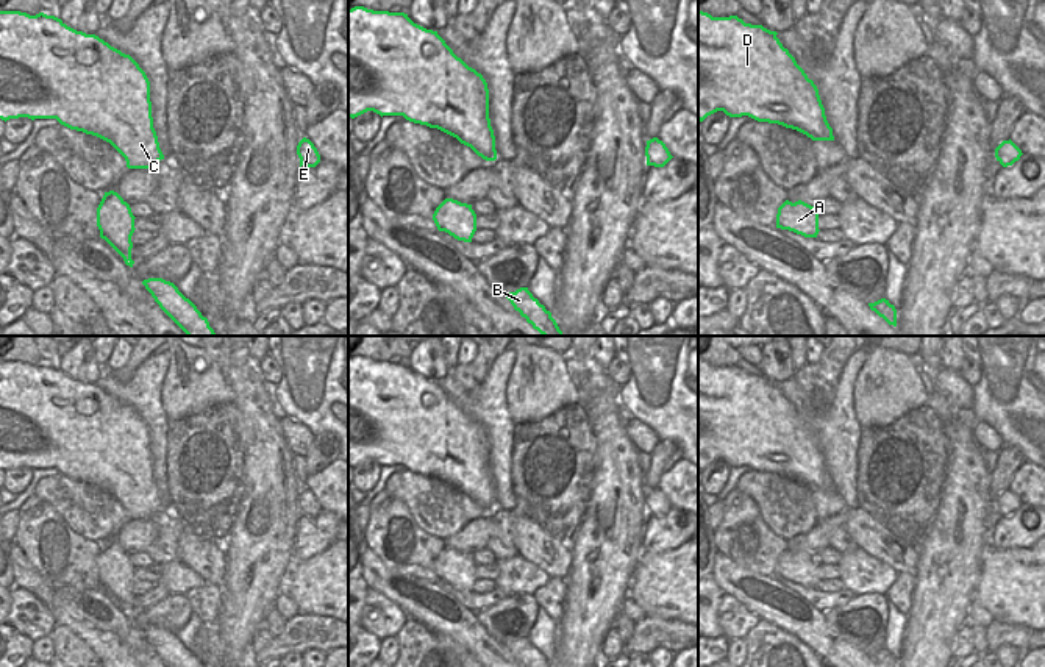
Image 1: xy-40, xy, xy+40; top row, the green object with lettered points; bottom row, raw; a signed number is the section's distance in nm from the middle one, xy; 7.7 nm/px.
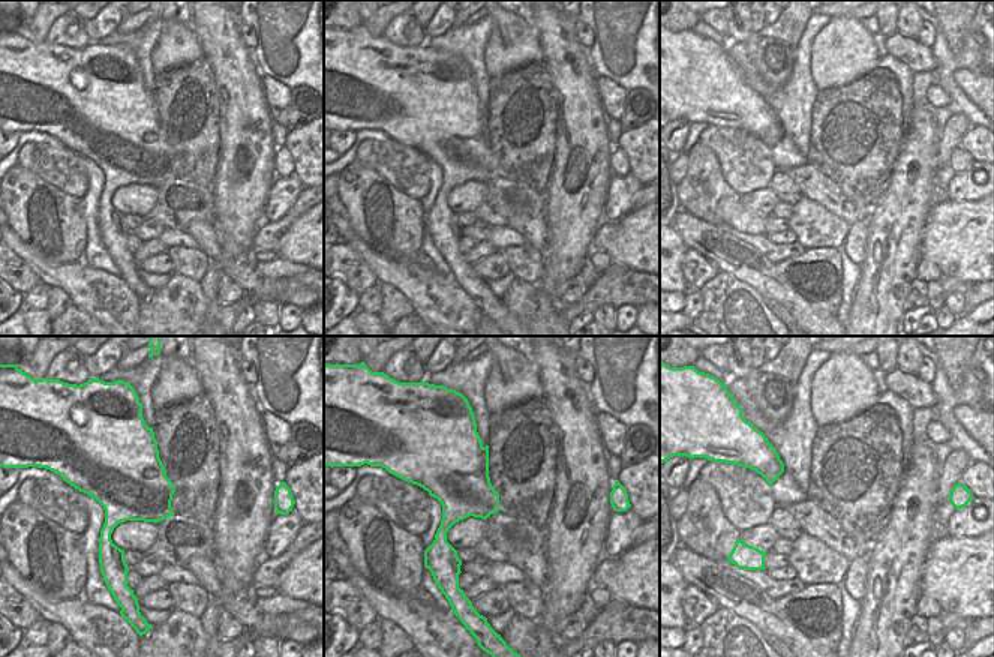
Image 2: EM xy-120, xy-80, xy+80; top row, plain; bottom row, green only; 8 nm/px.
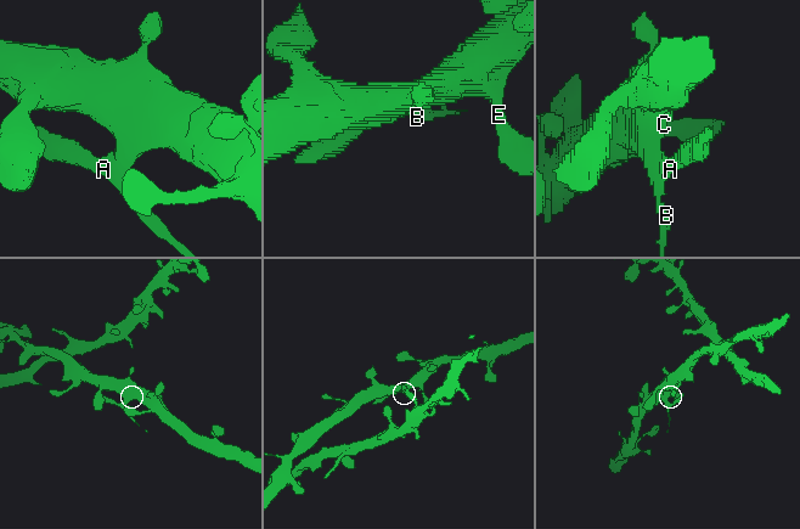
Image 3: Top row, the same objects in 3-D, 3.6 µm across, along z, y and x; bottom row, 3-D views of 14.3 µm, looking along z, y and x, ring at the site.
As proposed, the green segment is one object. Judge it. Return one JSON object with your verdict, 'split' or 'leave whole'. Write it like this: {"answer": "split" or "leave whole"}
{"answer": "leave whole"}

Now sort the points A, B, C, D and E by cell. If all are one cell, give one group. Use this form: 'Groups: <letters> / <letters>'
Groups: A B C D E.

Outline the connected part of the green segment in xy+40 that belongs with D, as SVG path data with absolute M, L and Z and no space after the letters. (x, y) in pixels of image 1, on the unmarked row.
M698 361L698 470L723 461L729 467L778 473L812 490L834 490L817 436L776 384L737 366L712 367Z

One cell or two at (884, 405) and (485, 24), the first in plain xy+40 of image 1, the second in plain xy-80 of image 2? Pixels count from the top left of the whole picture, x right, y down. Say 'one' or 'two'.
two

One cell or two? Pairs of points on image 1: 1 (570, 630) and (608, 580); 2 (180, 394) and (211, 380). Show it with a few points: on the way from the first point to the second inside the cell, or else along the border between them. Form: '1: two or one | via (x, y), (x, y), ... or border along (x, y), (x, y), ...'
1: one | via (580, 617), (599, 592)
2: one | via (188, 388), (194, 381), (203, 381)

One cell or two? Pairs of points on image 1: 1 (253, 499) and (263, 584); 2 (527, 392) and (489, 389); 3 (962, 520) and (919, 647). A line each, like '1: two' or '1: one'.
1: one
2: two
3: one

